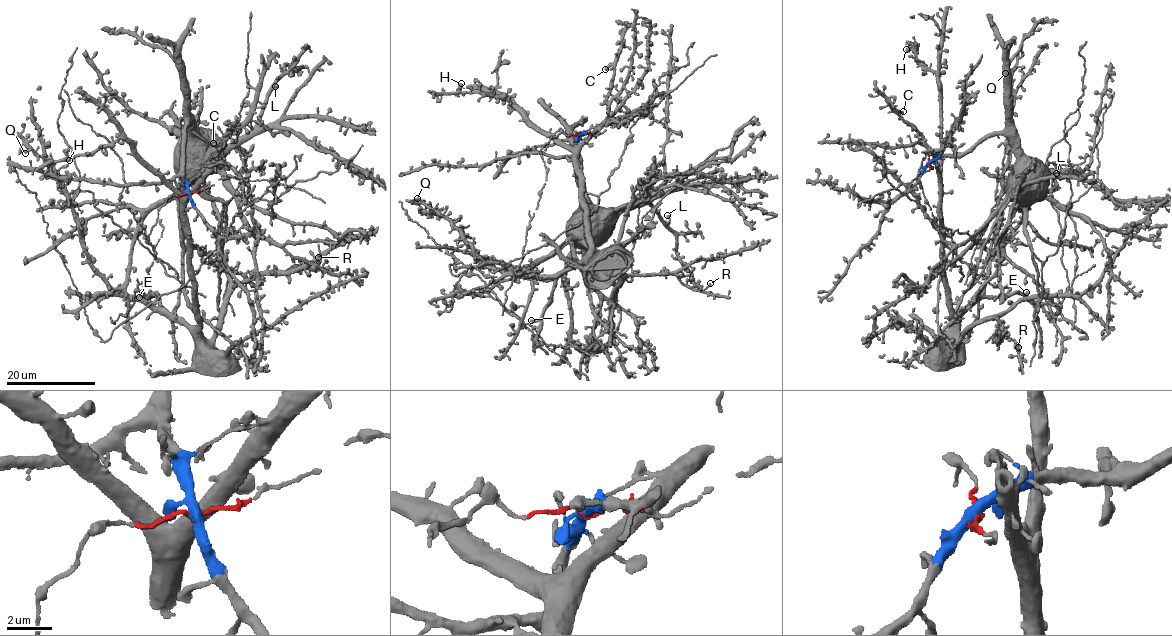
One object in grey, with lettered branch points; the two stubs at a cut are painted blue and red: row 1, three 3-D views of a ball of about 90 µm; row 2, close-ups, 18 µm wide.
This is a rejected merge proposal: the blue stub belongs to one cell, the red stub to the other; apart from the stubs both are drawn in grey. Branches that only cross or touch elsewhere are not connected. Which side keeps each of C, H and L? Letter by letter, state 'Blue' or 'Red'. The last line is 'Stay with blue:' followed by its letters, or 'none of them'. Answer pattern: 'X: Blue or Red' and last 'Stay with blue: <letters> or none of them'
C: Red
H: Red
L: Blue
Stay with blue: L

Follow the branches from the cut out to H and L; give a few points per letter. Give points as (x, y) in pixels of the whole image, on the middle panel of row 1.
H: (580, 135), (593, 135), (572, 147), (535, 125), (501, 98), (462, 93), (459, 86), (461, 83)
L: (580, 135), (575, 168), (593, 205), (627, 211), (643, 203), (667, 222), (666, 215)

